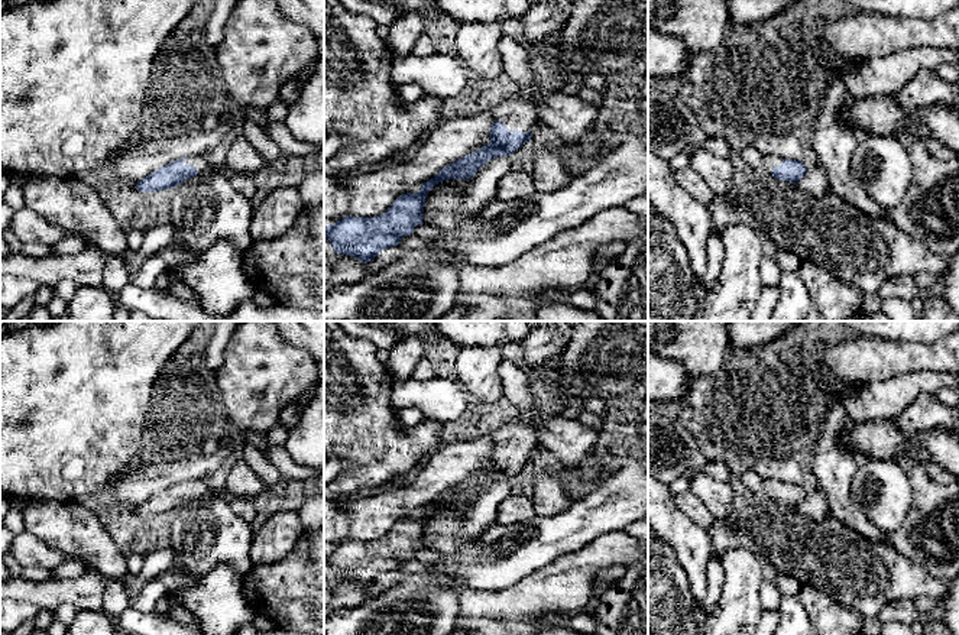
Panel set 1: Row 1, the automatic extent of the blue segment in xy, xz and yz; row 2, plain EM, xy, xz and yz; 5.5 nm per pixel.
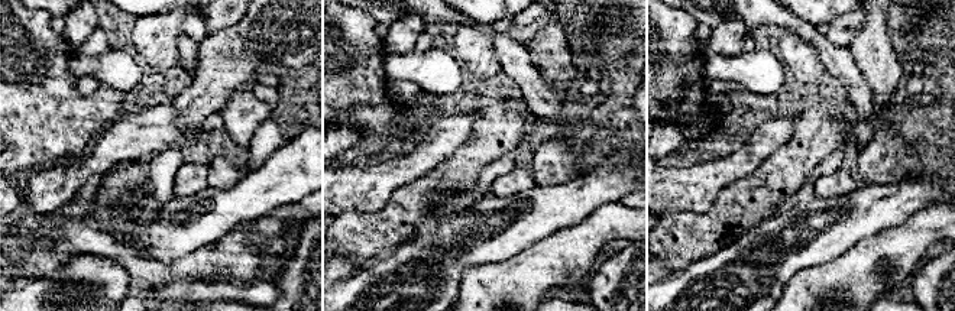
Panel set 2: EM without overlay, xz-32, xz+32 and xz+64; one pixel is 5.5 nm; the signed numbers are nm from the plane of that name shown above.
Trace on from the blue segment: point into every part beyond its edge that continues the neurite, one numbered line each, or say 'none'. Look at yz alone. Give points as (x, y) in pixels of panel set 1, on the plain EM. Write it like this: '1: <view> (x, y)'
1: yz (763, 489)

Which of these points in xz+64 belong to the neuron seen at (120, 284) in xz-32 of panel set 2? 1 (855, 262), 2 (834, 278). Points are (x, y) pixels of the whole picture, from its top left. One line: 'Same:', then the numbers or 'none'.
Same: none

